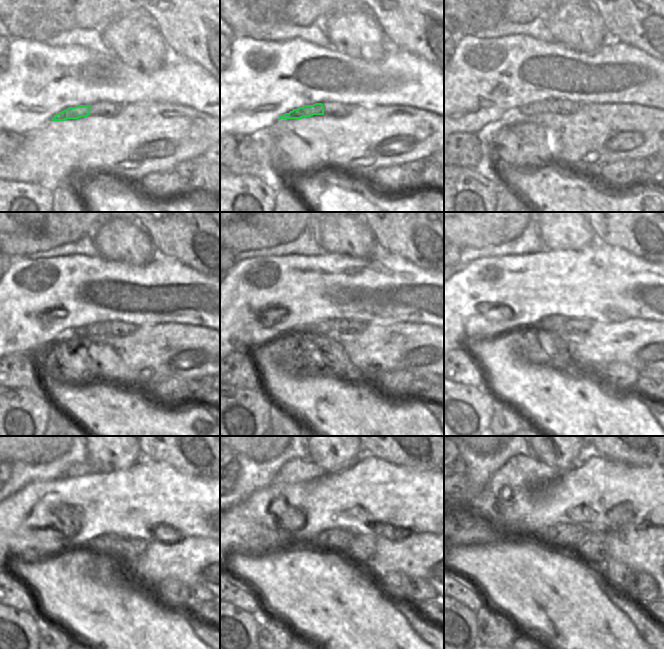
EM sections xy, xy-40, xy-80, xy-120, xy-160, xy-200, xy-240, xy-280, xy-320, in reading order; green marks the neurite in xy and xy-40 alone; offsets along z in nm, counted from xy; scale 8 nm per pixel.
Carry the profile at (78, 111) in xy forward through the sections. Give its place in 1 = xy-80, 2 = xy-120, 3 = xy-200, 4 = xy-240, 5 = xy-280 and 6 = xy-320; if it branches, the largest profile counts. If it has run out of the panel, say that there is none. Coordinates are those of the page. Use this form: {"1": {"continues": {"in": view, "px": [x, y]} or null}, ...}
{"1": {"continues": {"in": "xy-80", "px": [541, 107]}}, "2": {"continues": {"in": "xy-120", "px": [96, 329]}}, "3": {"continues": {"in": "xy-200", "px": [548, 327]}}, "4": {"continues": {"in": "xy-240", "px": [111, 545]}}, "5": {"continues": {"in": "xy-280", "px": [339, 538]}}, "6": {"continues": {"in": "xy-320", "px": [564, 536]}}}

